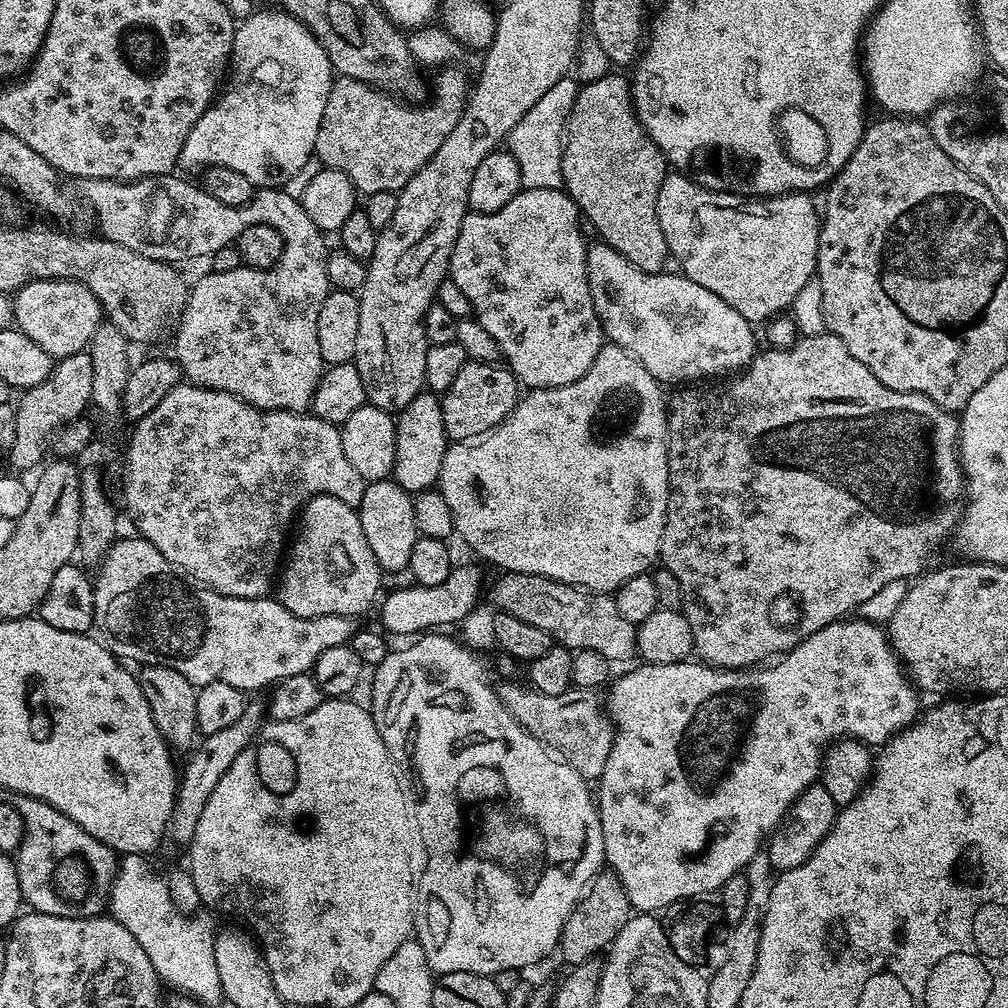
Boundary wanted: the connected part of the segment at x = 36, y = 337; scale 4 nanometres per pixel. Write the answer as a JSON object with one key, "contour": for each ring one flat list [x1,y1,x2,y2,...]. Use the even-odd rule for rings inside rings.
{"contour":[[32,280,17,290,12,305,16,315,15,327,22,334,26,334,30,342,38,342,38,346,42,346,42,350,46,350,46,354,53,358,63,358,85,351,102,323,102,305,98,298,87,286,76,280]]}

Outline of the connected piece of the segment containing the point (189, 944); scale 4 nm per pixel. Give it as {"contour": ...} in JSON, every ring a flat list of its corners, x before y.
{"contour":[[125,853,117,863,116,877,112,880,109,892,108,910,112,918,124,926,130,934,137,939,142,950,146,951,151,965,156,970,156,975,167,985,172,984,177,991,189,995,201,1005,210,1006,223,1001,221,979,218,966,215,963,214,942,216,941,216,928,201,914,188,915,179,912,170,899,167,881,158,878,149,864,145,861,143,853]]}

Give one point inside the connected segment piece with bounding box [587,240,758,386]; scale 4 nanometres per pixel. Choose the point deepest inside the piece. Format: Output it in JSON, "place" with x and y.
{"place":[682,333]}

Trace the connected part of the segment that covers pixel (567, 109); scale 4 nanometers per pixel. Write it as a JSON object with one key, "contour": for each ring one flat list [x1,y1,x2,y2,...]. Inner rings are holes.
{"contour":[[567,76,550,86,508,135,506,148,518,162,520,185,523,189,561,189,564,185,564,137,569,114,572,113,580,89,579,83,576,84,572,79,573,77]]}

